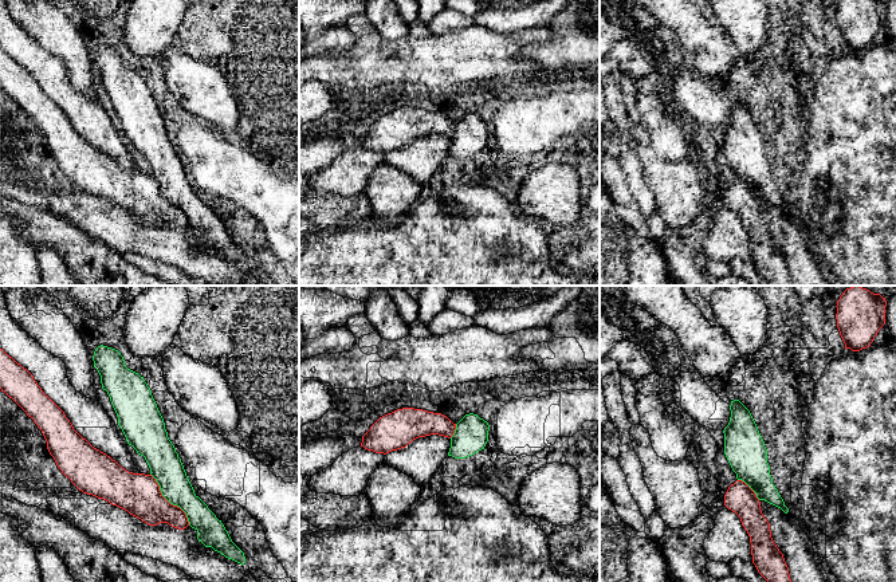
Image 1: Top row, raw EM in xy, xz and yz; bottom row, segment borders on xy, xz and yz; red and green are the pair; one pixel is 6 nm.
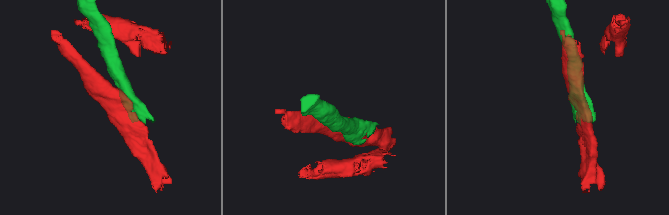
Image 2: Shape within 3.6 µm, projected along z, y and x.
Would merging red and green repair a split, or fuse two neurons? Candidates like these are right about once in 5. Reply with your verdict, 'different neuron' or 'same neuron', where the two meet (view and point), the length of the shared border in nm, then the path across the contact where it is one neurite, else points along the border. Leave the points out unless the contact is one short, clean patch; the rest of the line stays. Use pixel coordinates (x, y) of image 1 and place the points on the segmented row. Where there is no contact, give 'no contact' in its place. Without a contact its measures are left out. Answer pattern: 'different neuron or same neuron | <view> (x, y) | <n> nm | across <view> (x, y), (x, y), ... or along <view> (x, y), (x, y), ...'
different neuron | xy (168, 502) | 400 nm

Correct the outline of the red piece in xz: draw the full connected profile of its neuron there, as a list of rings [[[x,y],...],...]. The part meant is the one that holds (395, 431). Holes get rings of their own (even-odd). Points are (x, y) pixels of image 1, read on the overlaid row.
[[[402,408],[380,417],[362,436],[361,447],[386,455],[418,437],[439,434],[451,439],[455,429],[456,424],[441,413]]]

